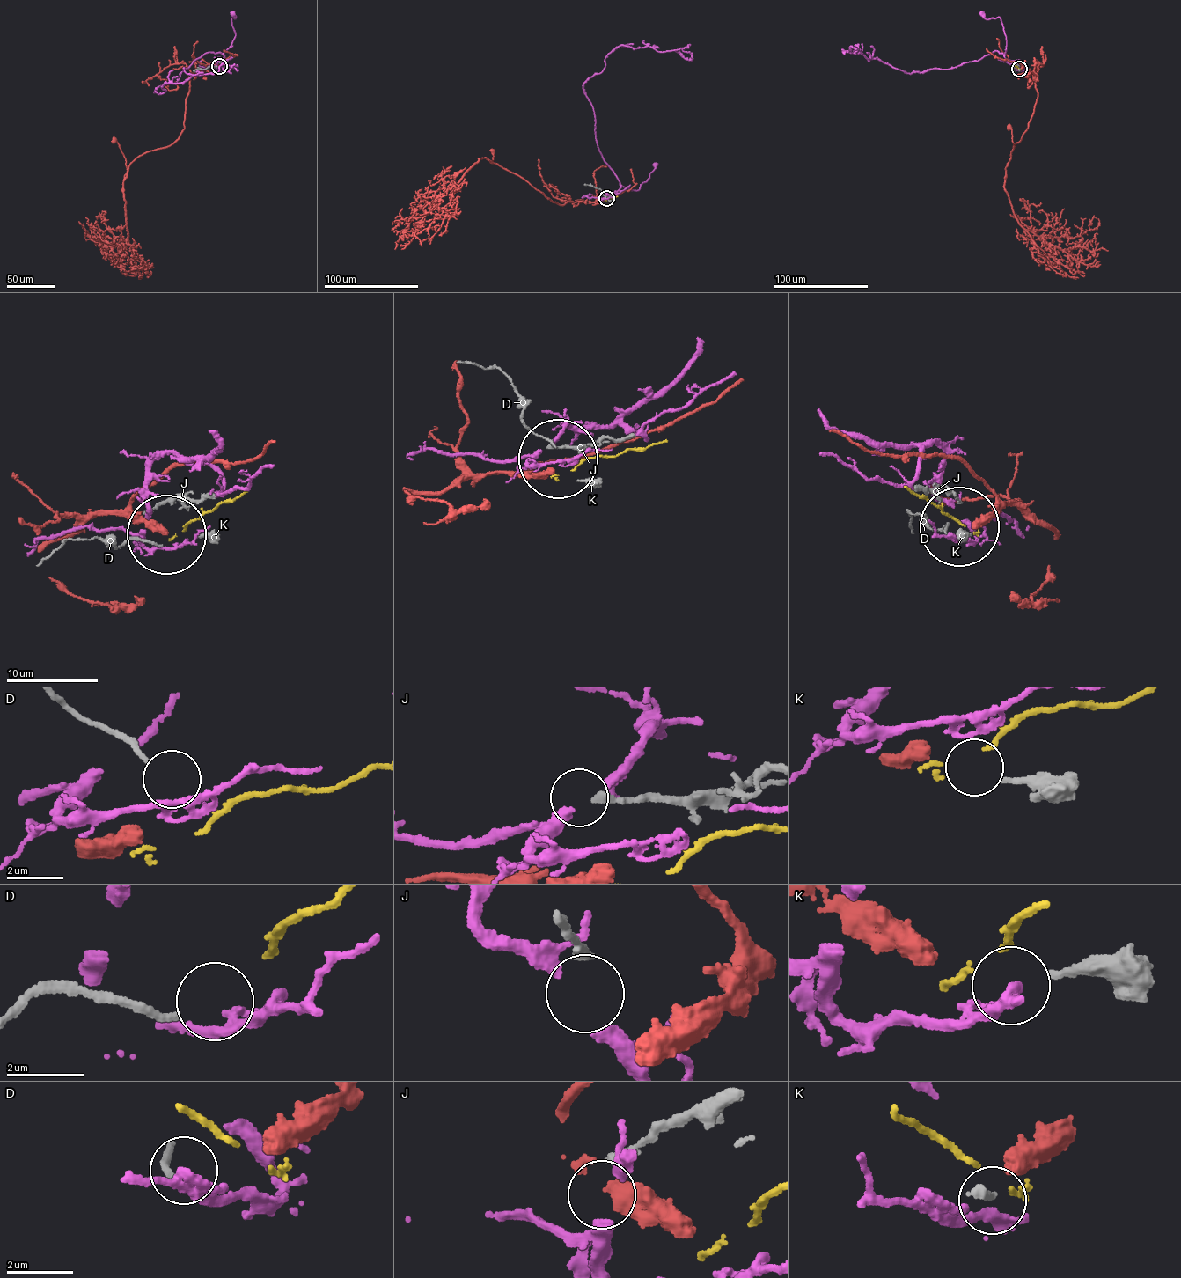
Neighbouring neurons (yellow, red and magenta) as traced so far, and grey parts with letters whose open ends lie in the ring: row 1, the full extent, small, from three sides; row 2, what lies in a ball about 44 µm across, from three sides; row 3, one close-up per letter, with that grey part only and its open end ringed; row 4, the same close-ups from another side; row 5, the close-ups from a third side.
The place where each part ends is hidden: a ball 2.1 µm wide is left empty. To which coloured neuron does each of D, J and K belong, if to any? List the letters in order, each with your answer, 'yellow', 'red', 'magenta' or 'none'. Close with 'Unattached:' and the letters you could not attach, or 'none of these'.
D: none
J: magenta
K: none
Unattached: D, K

